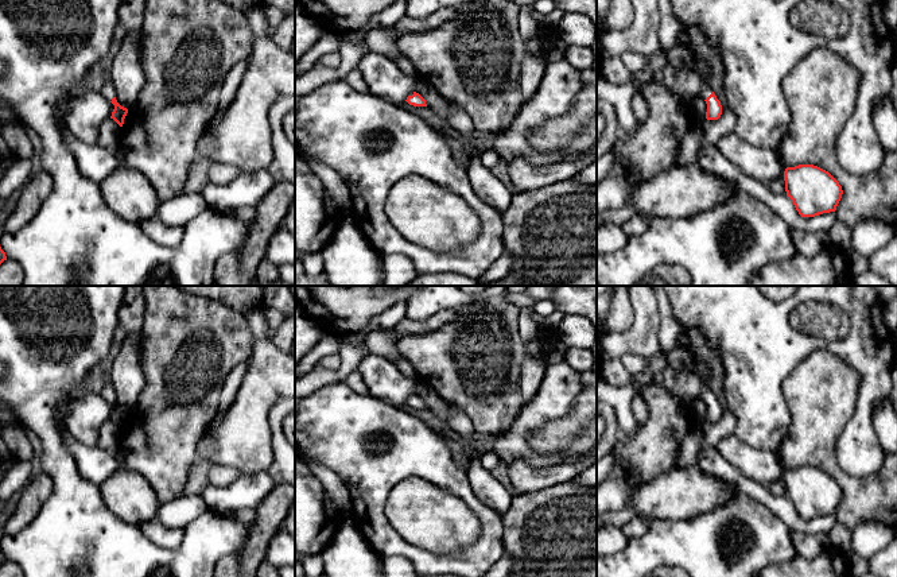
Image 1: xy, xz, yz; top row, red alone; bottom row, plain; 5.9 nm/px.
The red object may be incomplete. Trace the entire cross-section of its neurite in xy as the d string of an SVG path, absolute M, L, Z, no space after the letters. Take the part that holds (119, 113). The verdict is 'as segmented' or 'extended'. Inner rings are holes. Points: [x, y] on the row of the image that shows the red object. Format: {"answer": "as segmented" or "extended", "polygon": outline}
{"answer": "extended", "polygon": "M112 81L102 86L101 94L114 105L110 119L113 119L120 127L123 127L128 109L117 102L116 90Z"}

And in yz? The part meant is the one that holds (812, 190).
{"answer": "as segmented", "polygon": "M813 164L787 167L785 191L801 217L815 217L835 212L843 190L826 170Z"}

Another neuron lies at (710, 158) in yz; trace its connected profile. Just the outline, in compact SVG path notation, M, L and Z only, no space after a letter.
M717 146L703 147L698 155L698 163L703 171L734 183L738 189L766 204L791 229L828 233L838 221L835 212L823 213L815 217L801 217L787 194L774 194L765 183L742 173L734 163L722 155Z

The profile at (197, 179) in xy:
M197 155L193 163L193 169L189 173L189 179L185 183L182 193L198 191L206 183L209 183L207 170L213 163L214 162L210 156Z

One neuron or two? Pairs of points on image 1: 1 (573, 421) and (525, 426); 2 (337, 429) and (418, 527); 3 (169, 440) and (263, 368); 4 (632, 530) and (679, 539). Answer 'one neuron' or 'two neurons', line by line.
1: two neurons
2: two neurons
3: two neurons
4: two neurons

